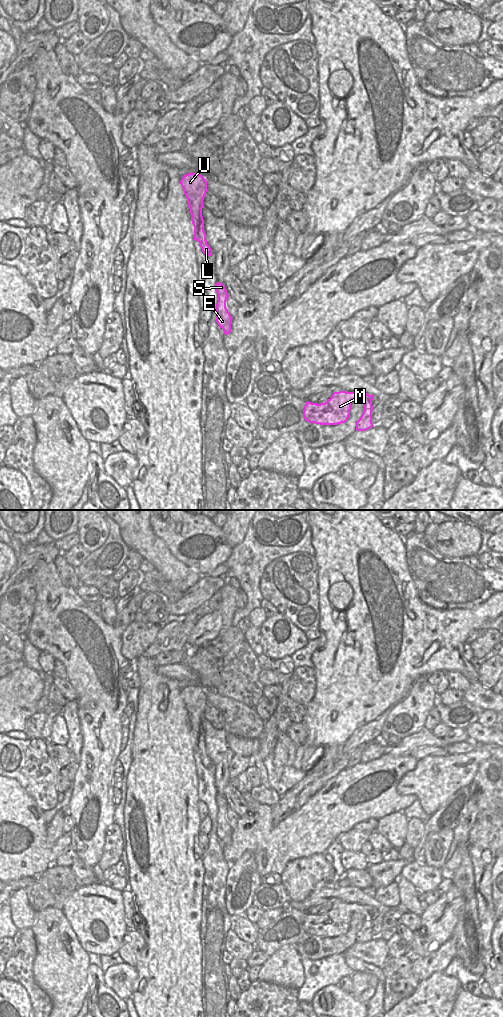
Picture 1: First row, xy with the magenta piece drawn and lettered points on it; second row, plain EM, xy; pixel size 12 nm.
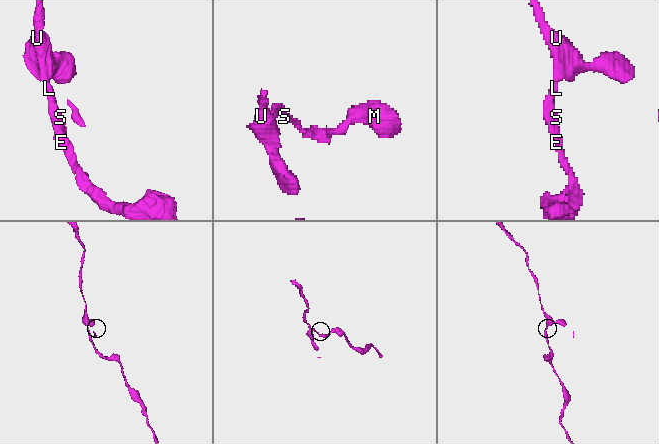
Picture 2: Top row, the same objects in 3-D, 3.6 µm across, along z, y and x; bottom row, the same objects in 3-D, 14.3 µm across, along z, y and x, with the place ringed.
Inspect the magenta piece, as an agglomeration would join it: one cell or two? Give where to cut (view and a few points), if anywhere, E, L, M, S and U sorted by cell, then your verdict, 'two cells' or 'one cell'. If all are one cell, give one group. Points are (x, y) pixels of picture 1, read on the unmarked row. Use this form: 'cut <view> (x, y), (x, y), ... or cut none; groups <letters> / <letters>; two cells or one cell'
cut none; groups E L M S U; one cell

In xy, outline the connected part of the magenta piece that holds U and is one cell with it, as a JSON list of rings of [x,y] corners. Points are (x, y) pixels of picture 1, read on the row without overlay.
[[[188,685],[180,693],[187,710],[191,733],[194,738],[194,752],[198,753],[202,764],[212,768],[212,762],[207,756],[202,728],[203,712],[207,704],[207,693],[199,685]]]

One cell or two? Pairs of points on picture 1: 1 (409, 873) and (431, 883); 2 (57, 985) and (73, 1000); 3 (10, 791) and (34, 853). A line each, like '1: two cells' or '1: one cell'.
1: one cell
2: one cell
3: one cell

